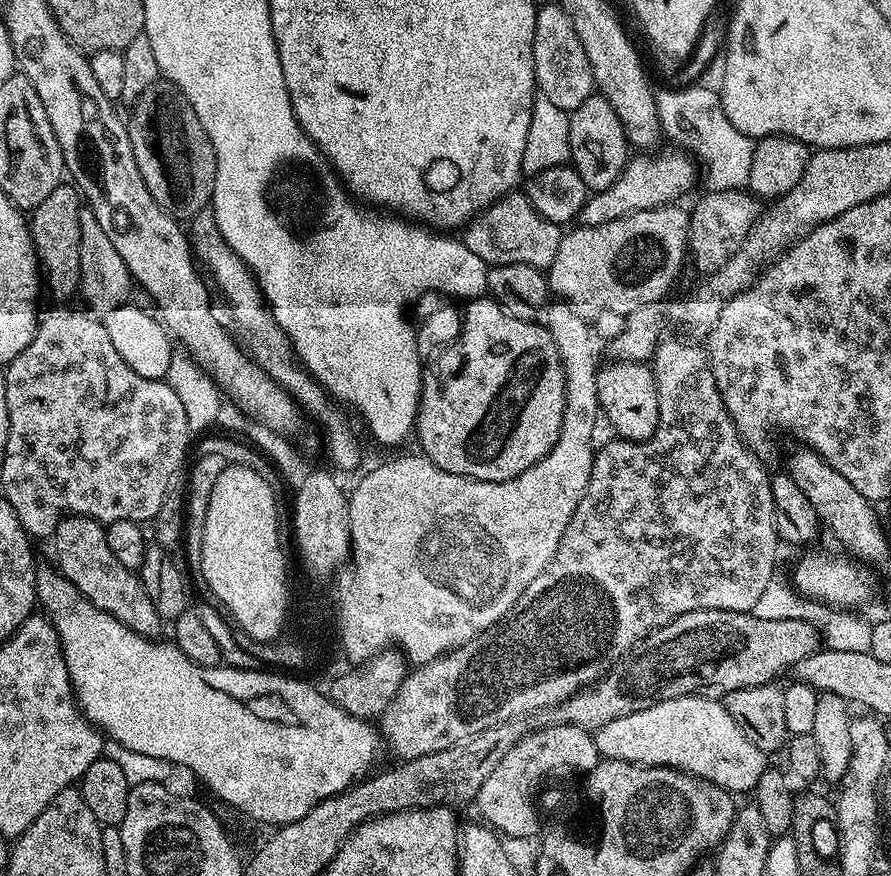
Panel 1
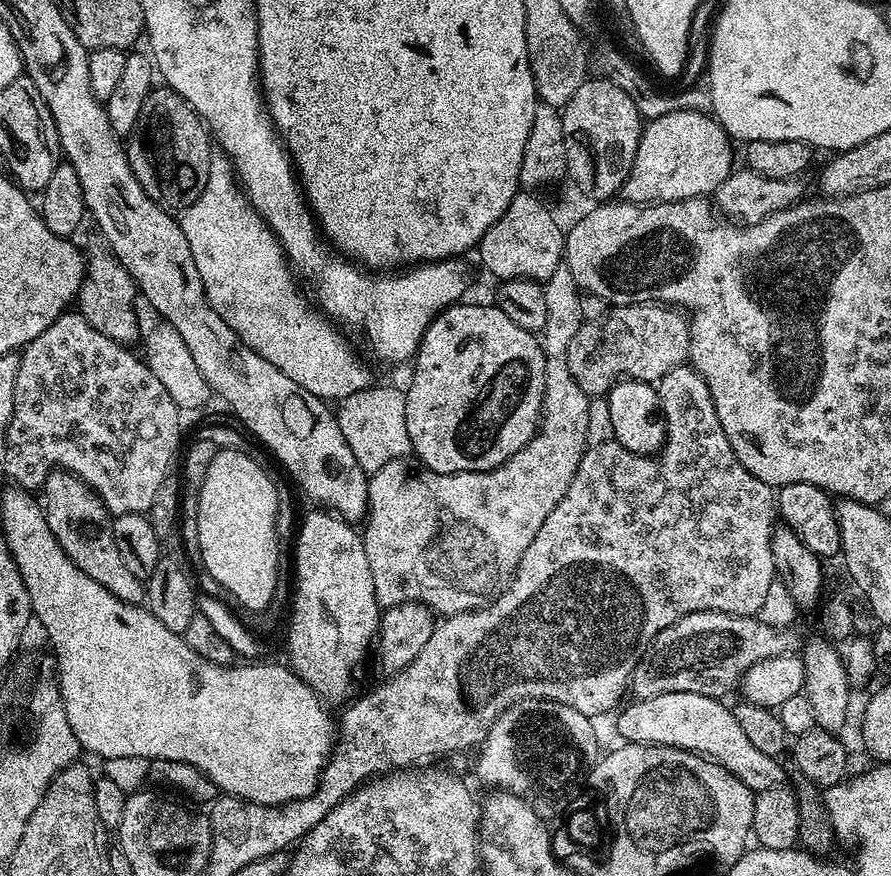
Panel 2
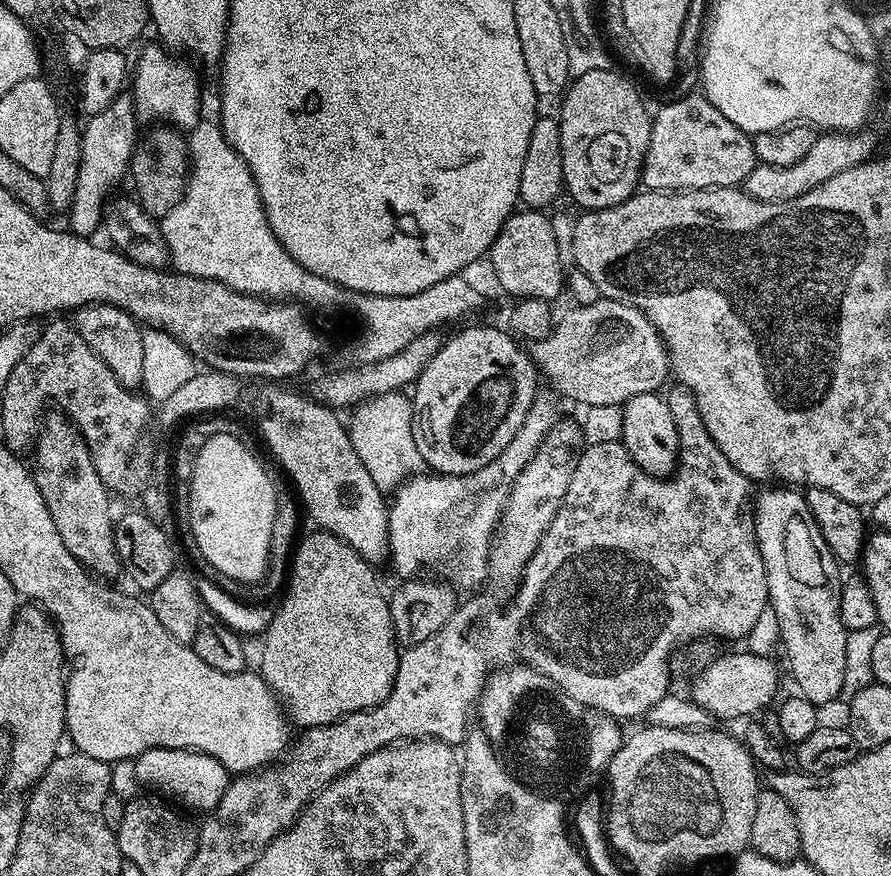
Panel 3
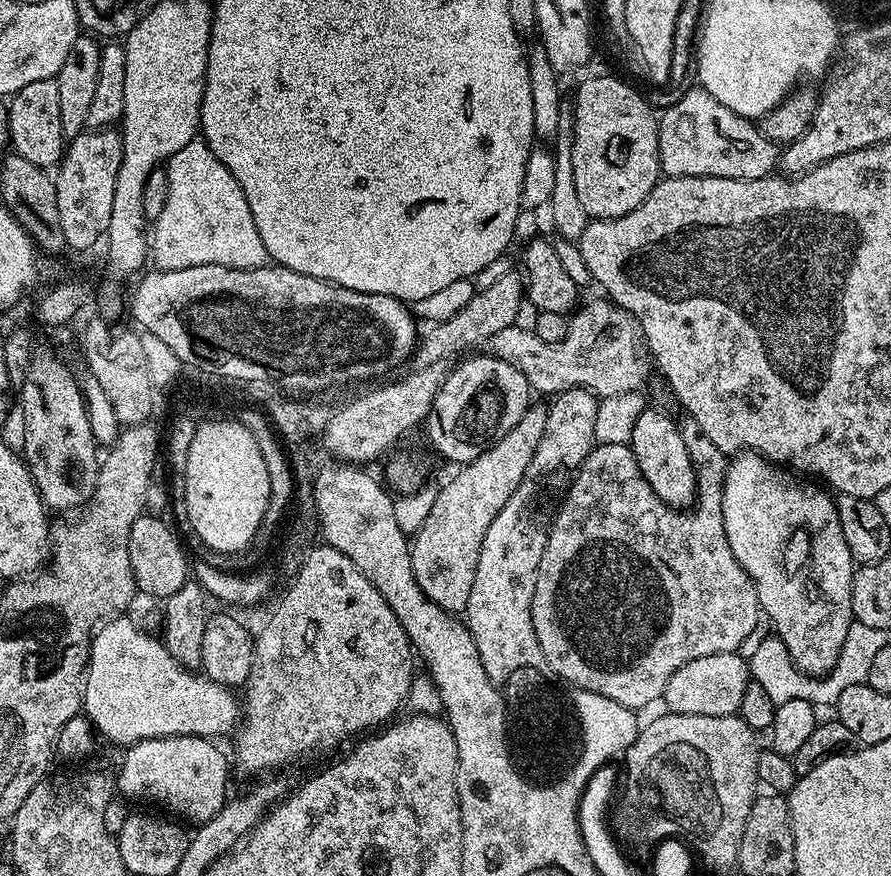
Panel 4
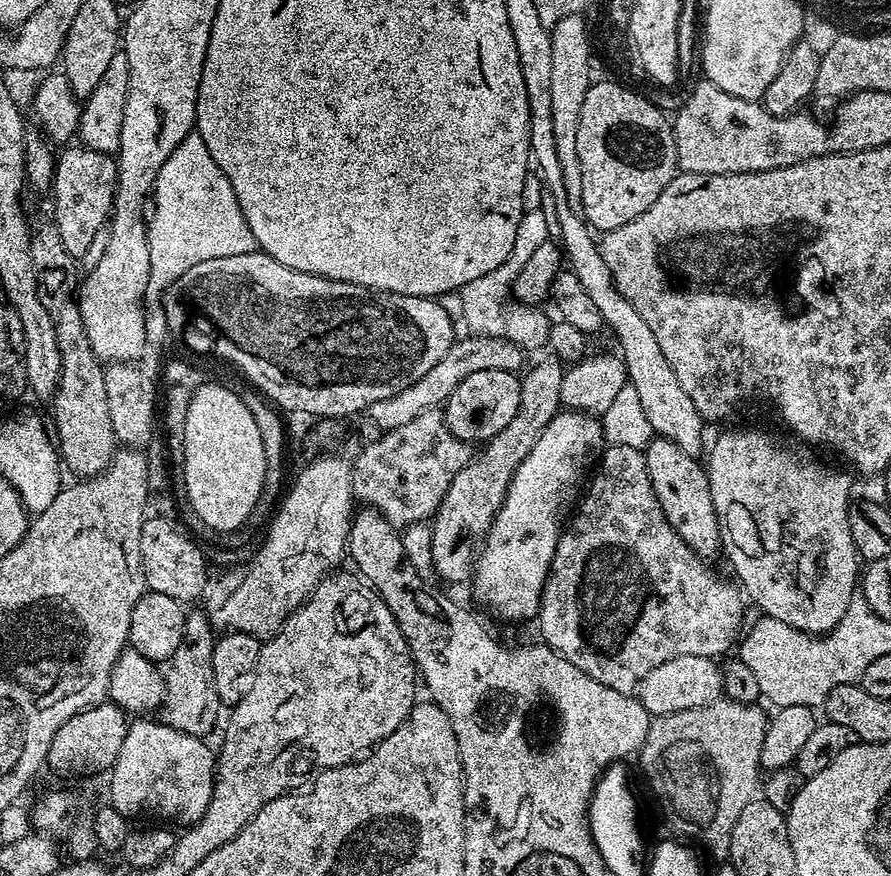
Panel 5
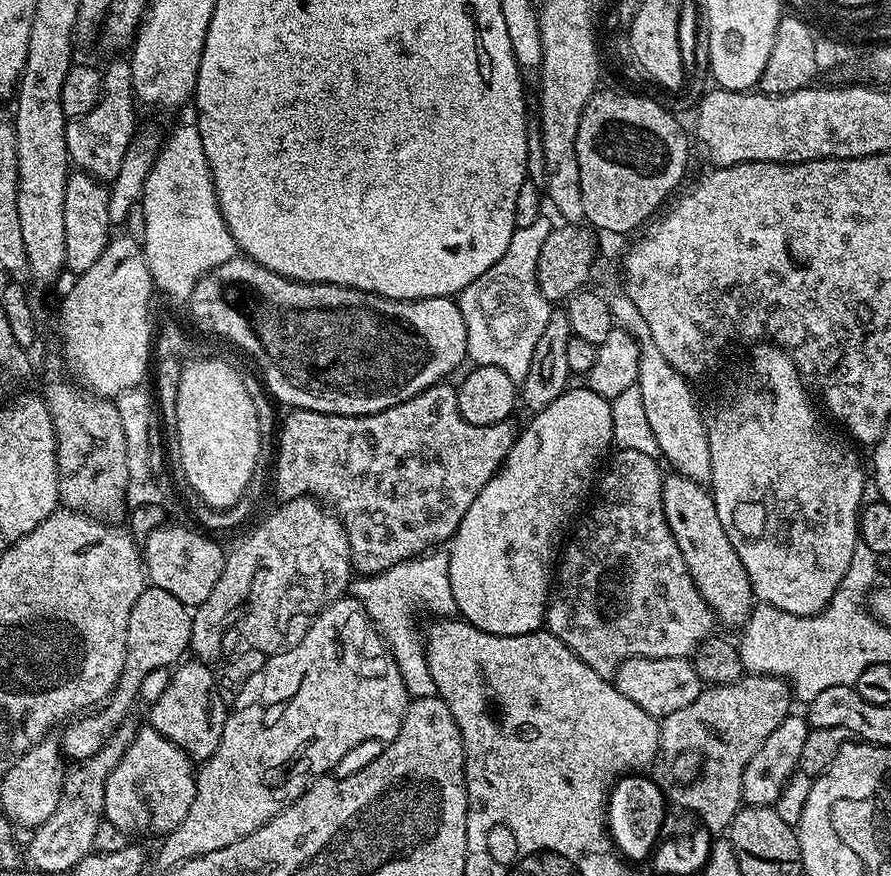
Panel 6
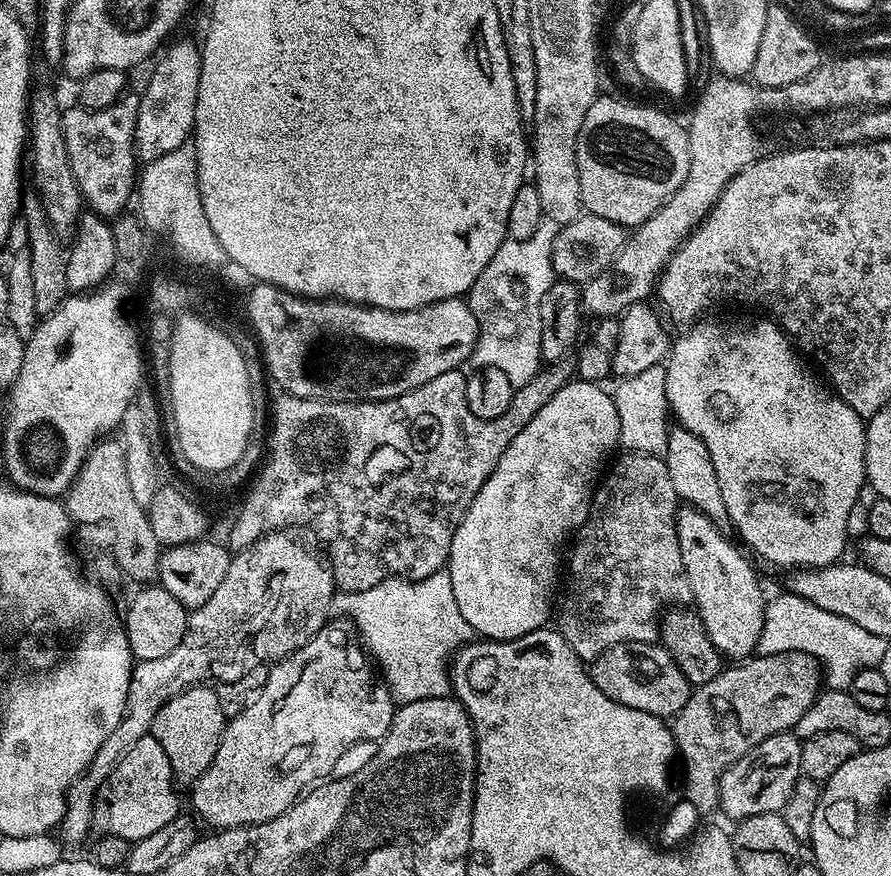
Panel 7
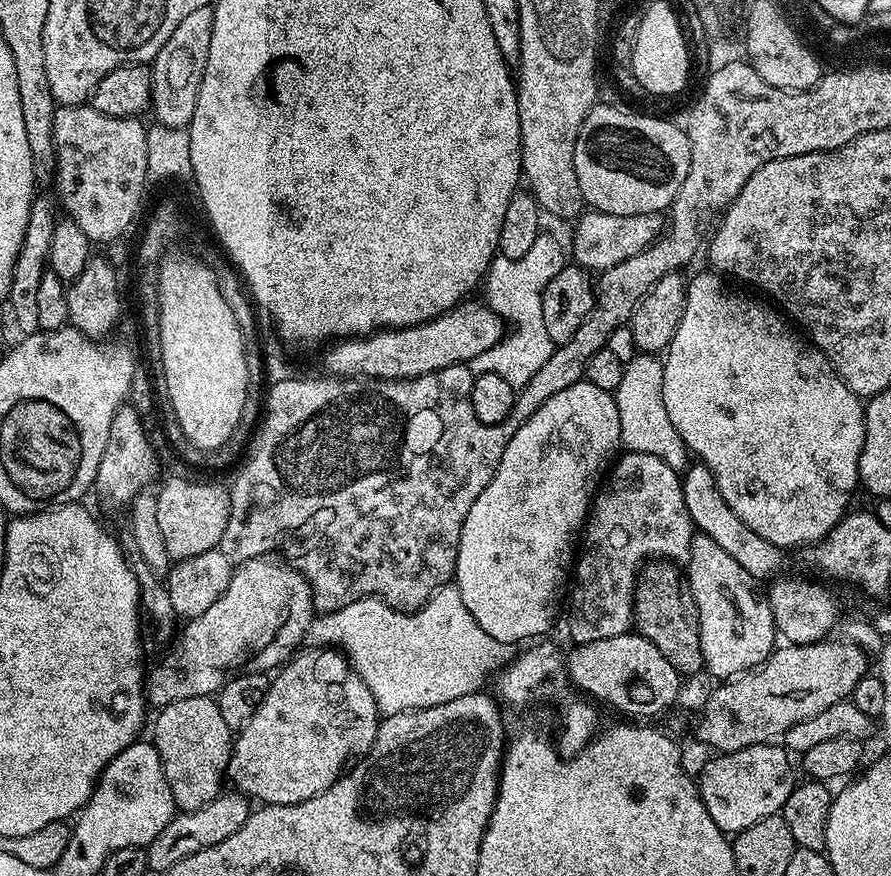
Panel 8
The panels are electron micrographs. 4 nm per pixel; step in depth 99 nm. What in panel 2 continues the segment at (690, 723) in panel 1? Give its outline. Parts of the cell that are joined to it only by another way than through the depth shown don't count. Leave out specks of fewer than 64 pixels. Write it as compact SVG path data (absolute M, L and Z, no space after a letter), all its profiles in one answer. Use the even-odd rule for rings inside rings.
M663 692L654 698L633 699L632 705L621 707L615 717L620 740L629 744L661 744L696 752L720 764L753 790L771 788L785 783L781 761L754 747L738 726L736 713L714 696L689 692Z

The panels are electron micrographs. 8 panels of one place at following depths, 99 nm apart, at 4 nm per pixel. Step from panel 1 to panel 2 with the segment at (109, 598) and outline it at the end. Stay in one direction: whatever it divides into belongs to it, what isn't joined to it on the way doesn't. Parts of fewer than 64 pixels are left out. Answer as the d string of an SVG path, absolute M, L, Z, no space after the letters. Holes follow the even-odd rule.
M52 472L42 489L42 507L50 530L54 530L58 546L62 546L70 562L74 562L82 574L94 578L98 586L106 586L106 590L110 590L110 594L114 594L114 598L123 604L145 603L145 581L126 570L126 562L122 562L122 557L118 555L118 545L114 543L113 517L89 484L83 484L73 472Z

